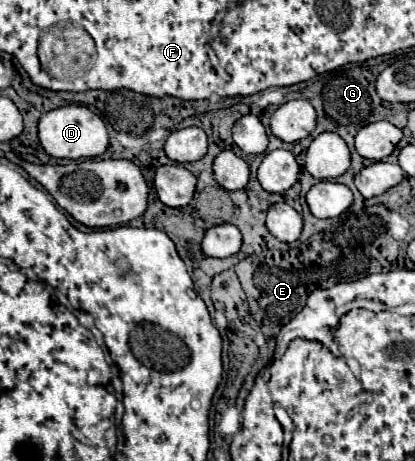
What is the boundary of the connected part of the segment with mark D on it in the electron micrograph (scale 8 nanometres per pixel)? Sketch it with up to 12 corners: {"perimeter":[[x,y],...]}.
{"perimeter":[[84,105],[44,113],[38,137],[60,159],[108,149],[104,121]]}

